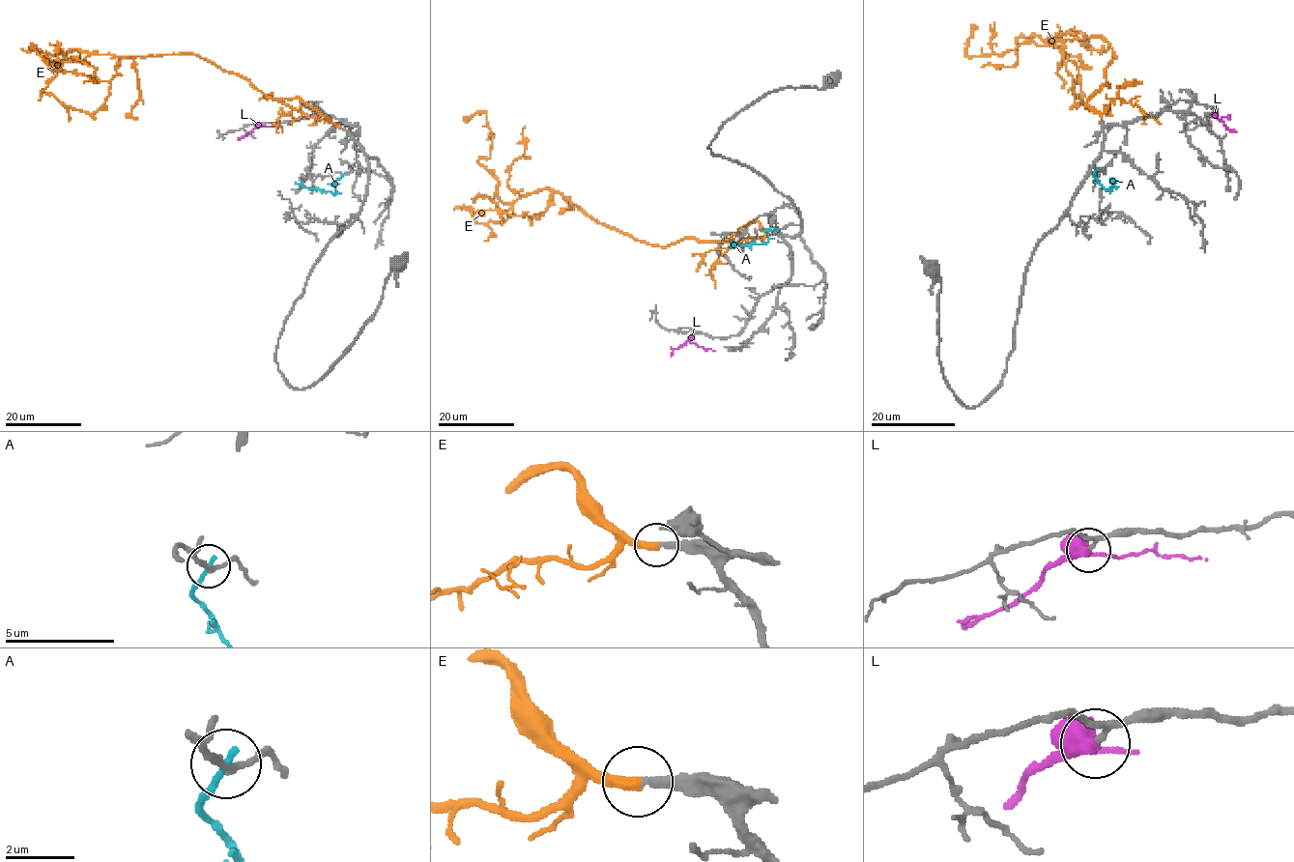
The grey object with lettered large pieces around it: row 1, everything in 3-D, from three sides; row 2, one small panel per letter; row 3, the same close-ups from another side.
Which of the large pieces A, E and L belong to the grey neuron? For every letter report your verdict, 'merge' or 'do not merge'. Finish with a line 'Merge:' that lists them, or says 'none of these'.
A: do not merge
E: merge
L: merge
Merge: E, L

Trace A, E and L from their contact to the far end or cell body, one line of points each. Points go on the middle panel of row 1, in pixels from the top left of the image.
A: (777, 230), (771, 227), (767, 231), (766, 242), (729, 245)
E: (772, 234), (751, 221), (654, 245), (559, 192), (503, 203), (477, 160), (486, 113), (464, 118)
L: (693, 335), (688, 341), (714, 350)

